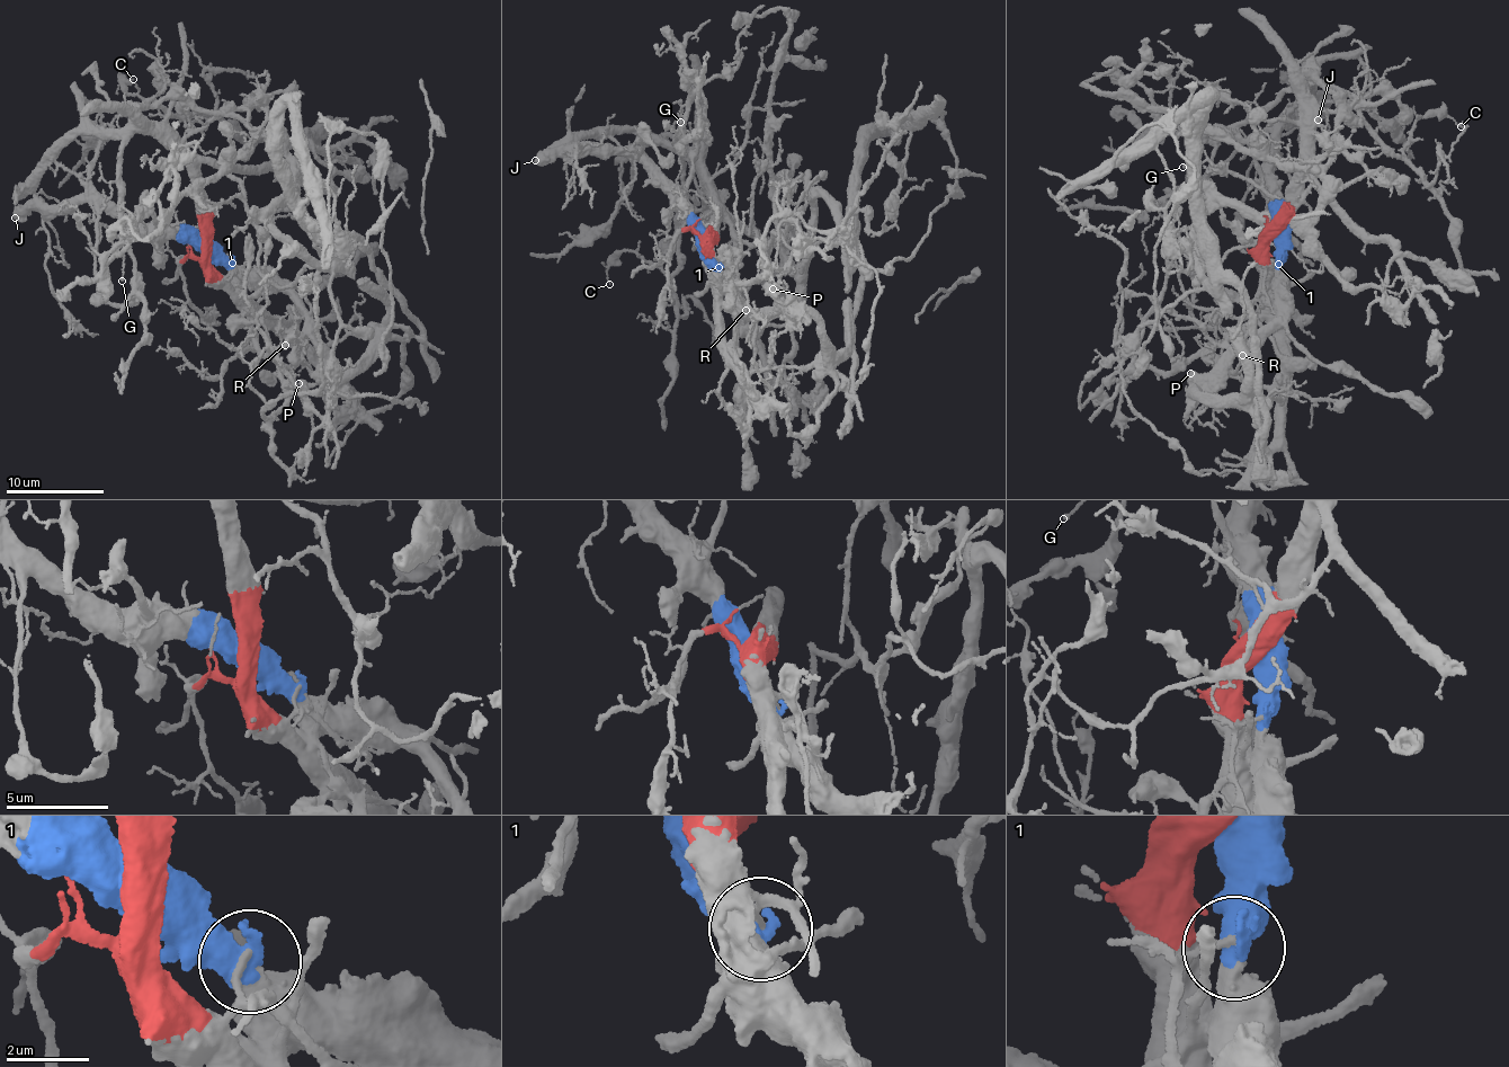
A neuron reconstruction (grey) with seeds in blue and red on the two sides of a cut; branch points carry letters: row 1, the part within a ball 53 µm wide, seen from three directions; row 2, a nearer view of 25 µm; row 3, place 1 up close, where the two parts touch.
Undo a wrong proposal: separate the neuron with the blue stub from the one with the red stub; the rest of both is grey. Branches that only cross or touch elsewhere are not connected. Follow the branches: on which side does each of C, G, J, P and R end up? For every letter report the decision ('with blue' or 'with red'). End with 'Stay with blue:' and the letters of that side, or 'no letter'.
C: with red
G: with red
J: with blue
P: with blue
R: with blue
Stay with blue: J, P, R

